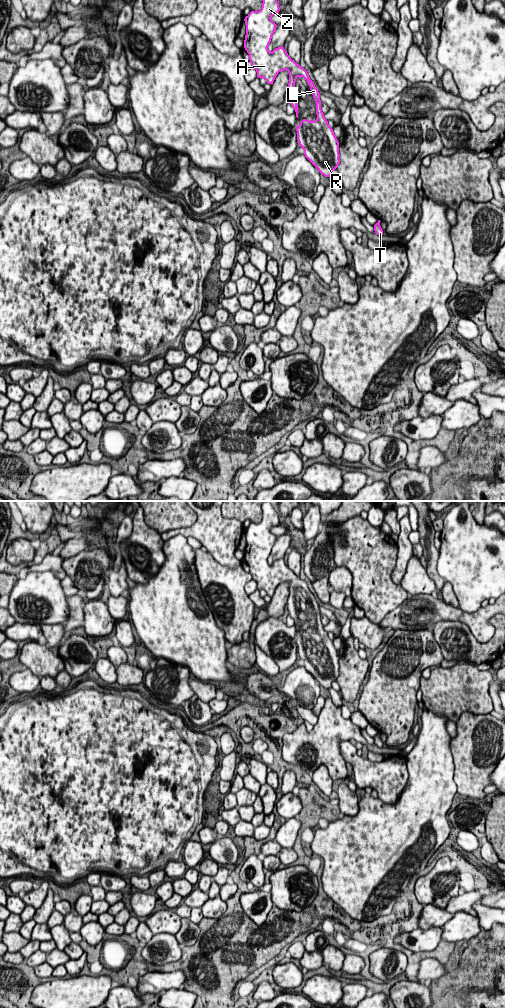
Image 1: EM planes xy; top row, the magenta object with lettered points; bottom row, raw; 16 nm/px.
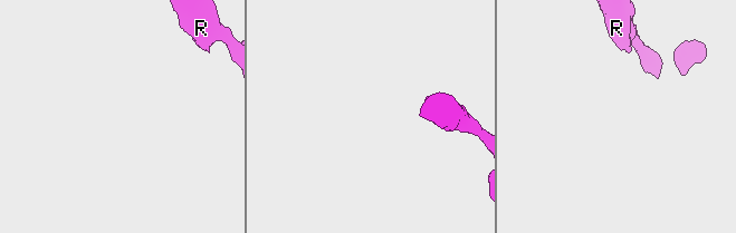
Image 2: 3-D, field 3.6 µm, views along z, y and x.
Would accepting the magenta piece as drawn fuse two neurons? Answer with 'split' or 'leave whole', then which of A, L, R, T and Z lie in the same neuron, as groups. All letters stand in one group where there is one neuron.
leave whole; A L R T Z

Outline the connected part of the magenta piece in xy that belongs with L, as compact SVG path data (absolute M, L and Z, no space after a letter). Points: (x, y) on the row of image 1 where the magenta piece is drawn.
M263 0L260 11L251 11L244 18L246 24L244 48L250 56L249 61L252 67L257 71L257 78L265 78L268 84L273 84L280 71L289 71L287 97L295 109L297 118L298 98L295 94L294 84L298 76L304 77L308 82L316 102L317 120L301 120L301 125L296 127L297 140L300 147L304 149L305 157L321 174L329 178L340 163L340 146L321 110L320 92L309 78L307 71L285 52L284 45L274 49L272 53L268 51L268 45L278 26L271 21L271 16L279 12L280 7L277 0Z

